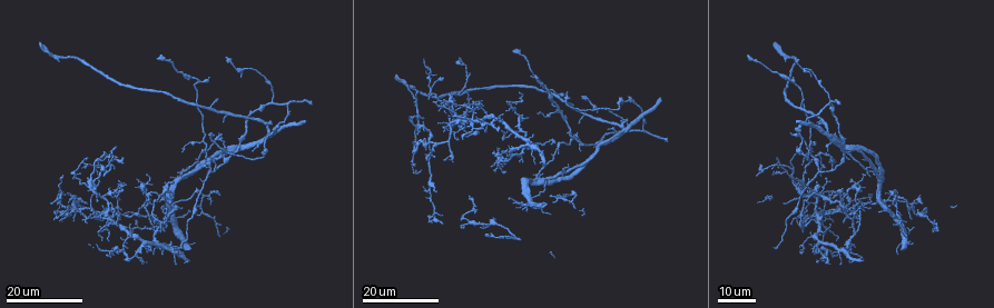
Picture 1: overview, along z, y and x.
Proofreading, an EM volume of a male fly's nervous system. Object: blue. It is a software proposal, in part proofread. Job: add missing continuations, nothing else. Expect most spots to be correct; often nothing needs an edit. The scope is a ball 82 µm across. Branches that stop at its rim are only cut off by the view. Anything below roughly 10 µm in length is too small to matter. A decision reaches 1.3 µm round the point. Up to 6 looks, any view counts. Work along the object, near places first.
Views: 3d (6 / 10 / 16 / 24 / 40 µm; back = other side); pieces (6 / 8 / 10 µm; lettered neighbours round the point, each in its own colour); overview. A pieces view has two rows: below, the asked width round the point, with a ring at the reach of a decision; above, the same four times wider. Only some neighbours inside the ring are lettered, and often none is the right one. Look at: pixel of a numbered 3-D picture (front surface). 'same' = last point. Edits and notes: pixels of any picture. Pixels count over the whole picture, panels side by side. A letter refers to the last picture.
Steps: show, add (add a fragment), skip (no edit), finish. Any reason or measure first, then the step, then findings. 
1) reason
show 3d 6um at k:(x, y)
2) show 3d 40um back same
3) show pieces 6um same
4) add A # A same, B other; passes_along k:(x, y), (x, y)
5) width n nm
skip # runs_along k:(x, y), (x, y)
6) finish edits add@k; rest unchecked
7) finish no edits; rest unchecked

branch stops here
show 3d 16um at 1:(891, 195)

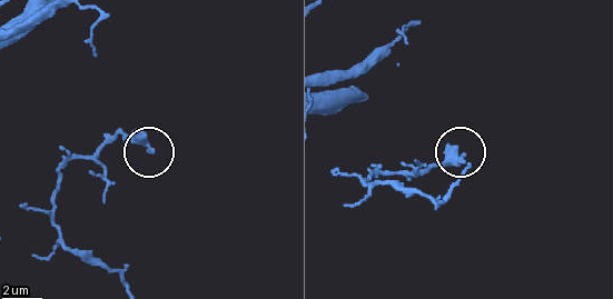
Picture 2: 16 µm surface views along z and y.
show pieces 6um at 2:(151, 151)

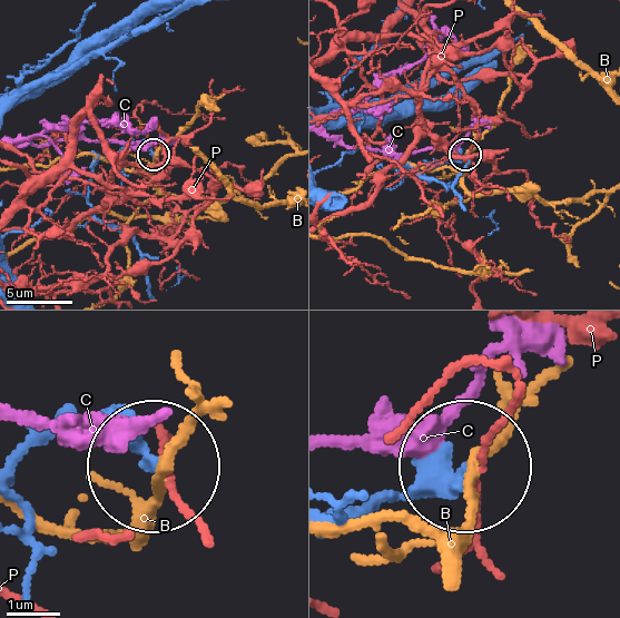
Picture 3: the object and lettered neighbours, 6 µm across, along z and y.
width 270 nm
skip # B other, C other, P other; no lettered fragment goes on from it

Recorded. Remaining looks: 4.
an open end
show 3d 24um at 1:(442, 128)

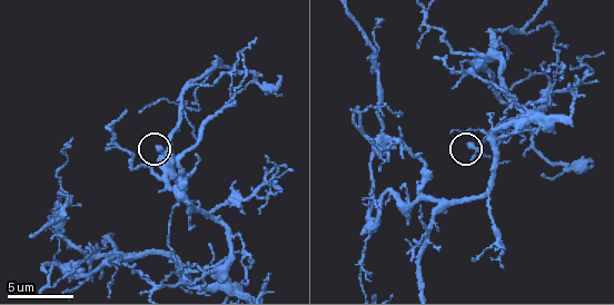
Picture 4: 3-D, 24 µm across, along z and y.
see the neighbours
show pieces 8um at 4:(470, 144)

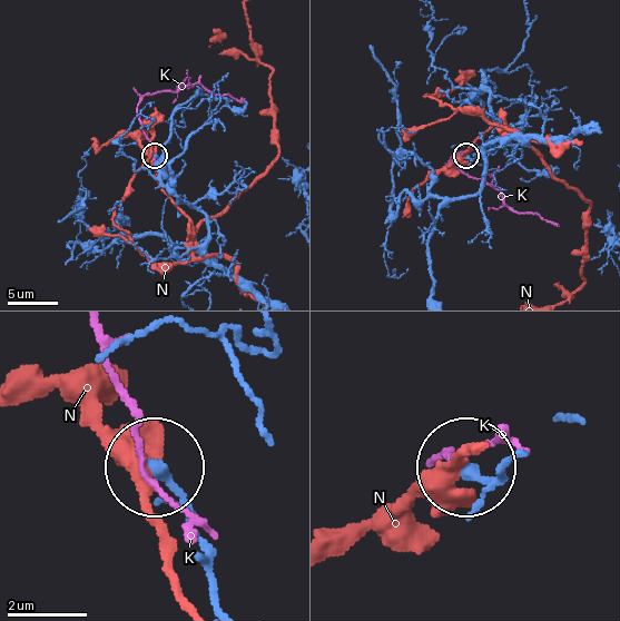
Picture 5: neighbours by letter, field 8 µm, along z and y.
skip # K other, N other; runs_along 5:(217, 597), (210, 546), (157, 470); no lettered fragment goes on from it

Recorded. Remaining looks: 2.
branch stops here
show pieces 8um at 4:(438, 56)

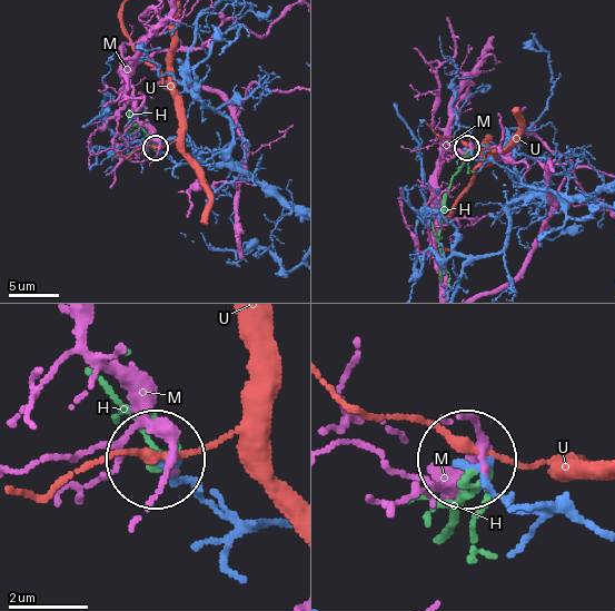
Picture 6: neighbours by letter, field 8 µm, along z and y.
skip # H other, M other, U other; runs_along 6:(599, 533), (519, 511), (473, 467); no lettered fragment goes on from it

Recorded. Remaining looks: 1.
finish no edits; rest unchecked

